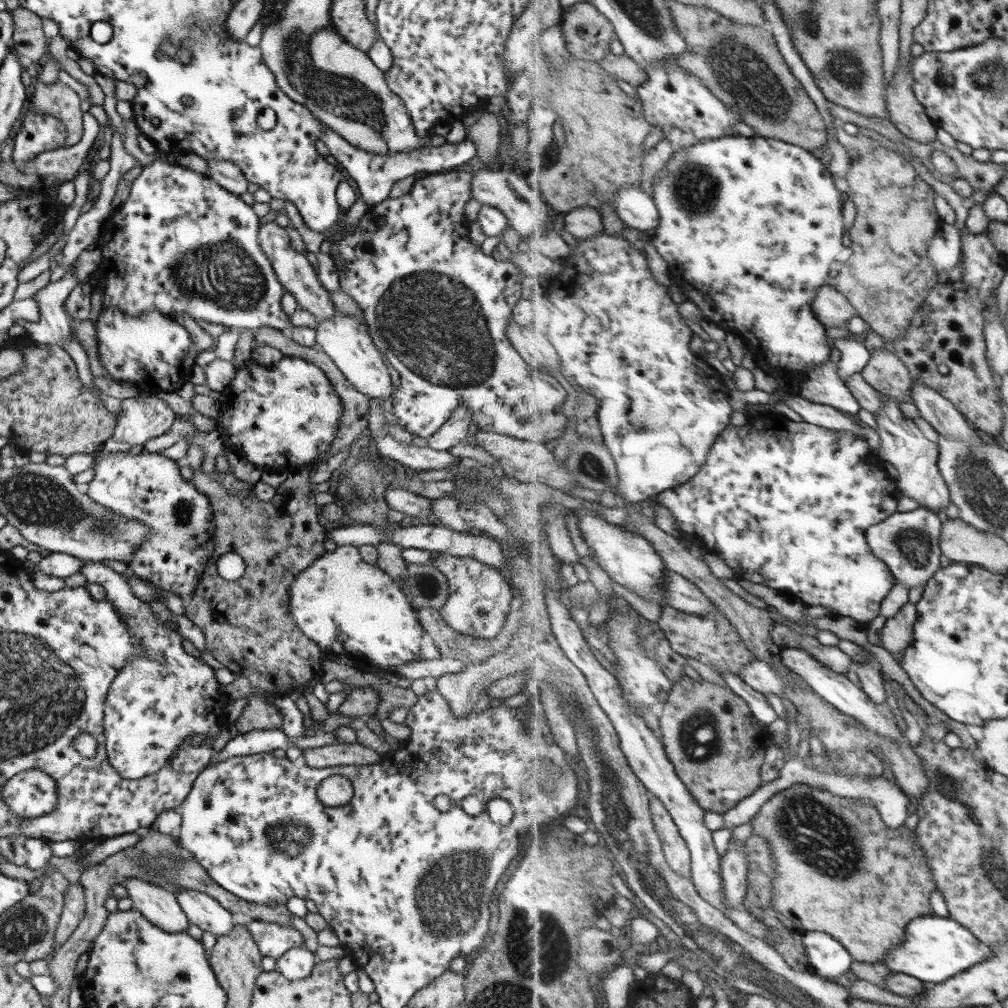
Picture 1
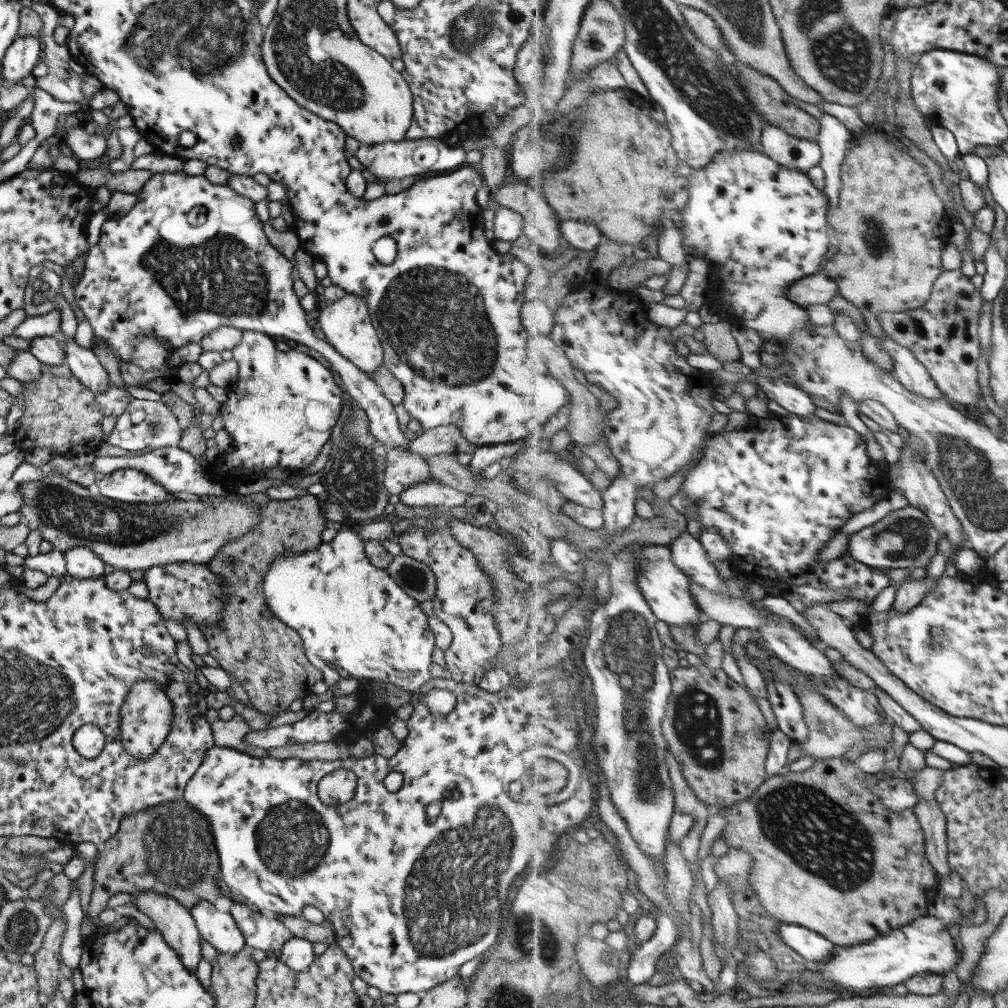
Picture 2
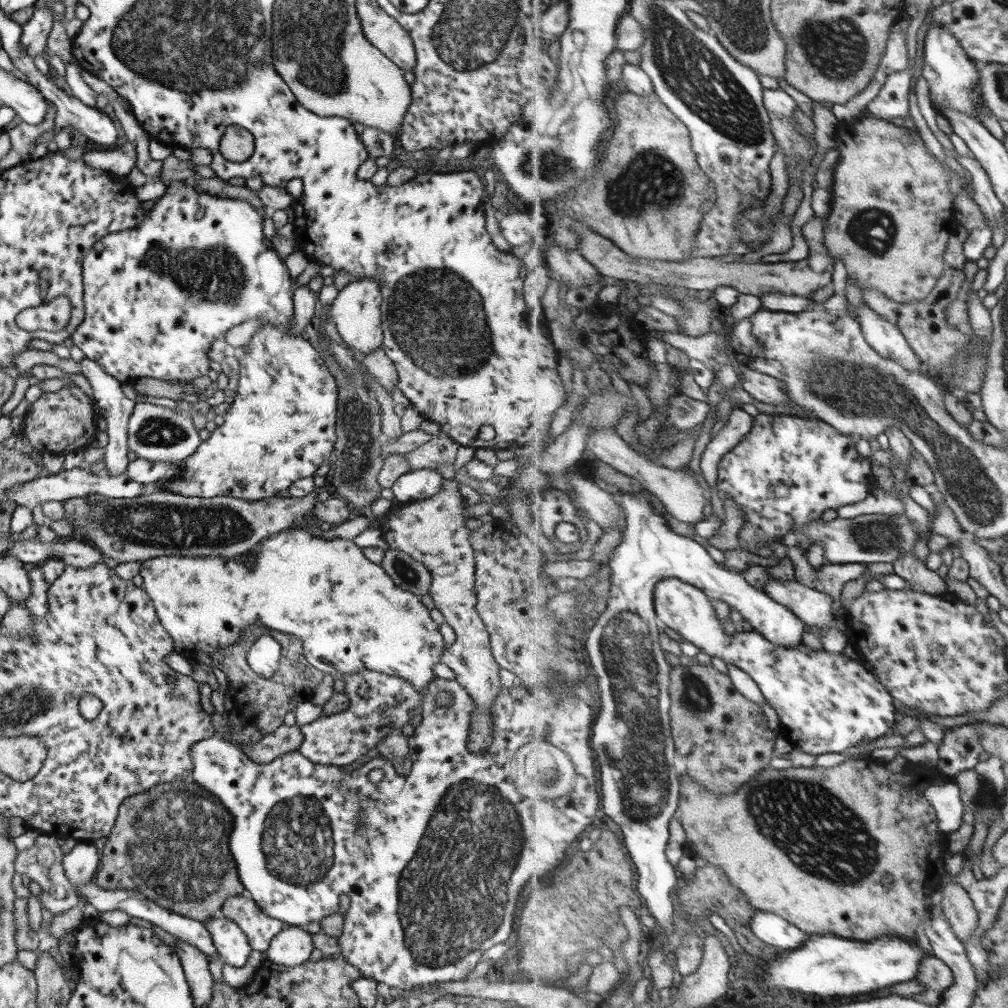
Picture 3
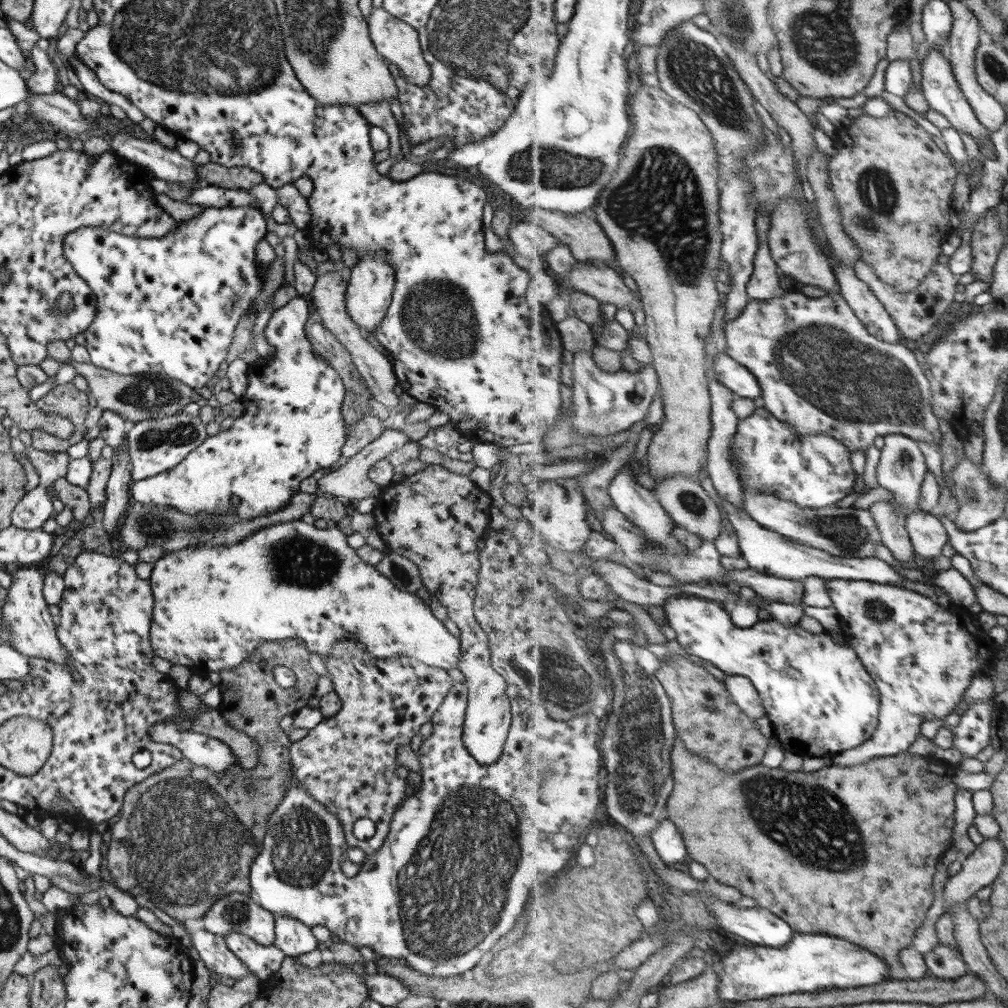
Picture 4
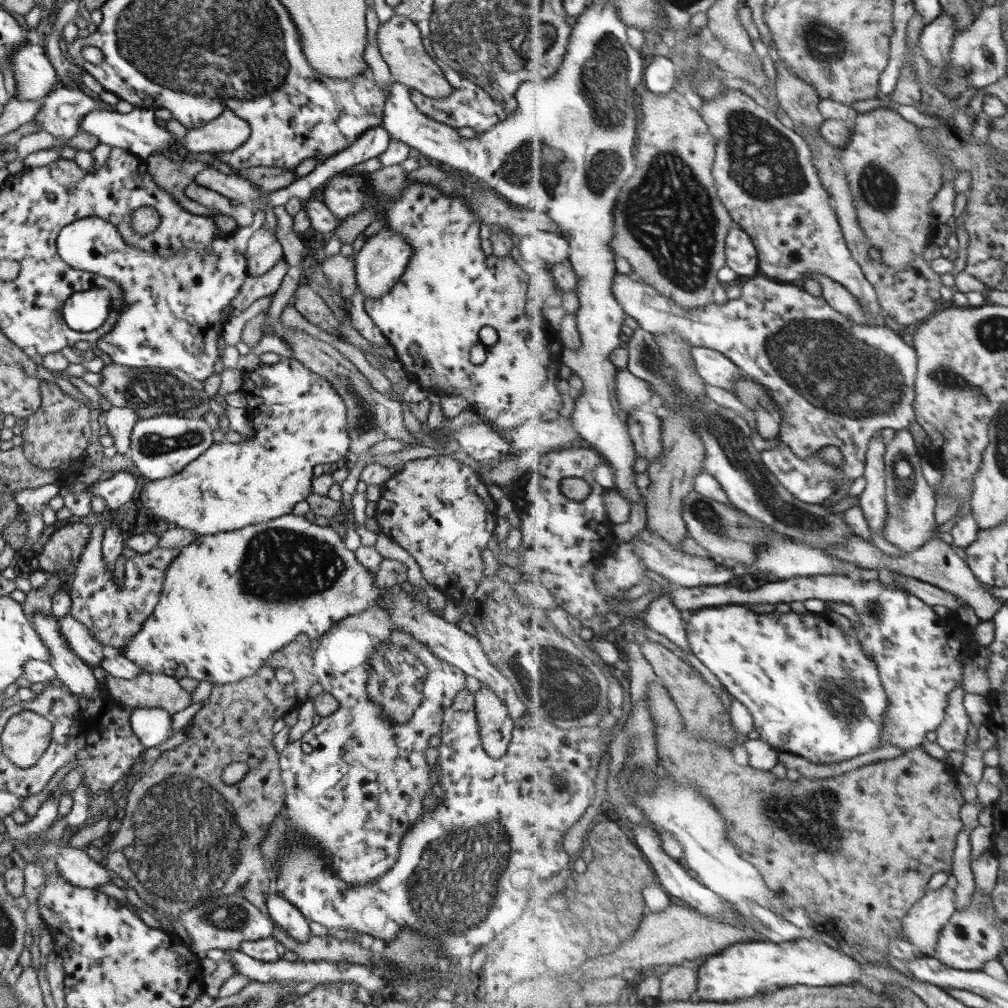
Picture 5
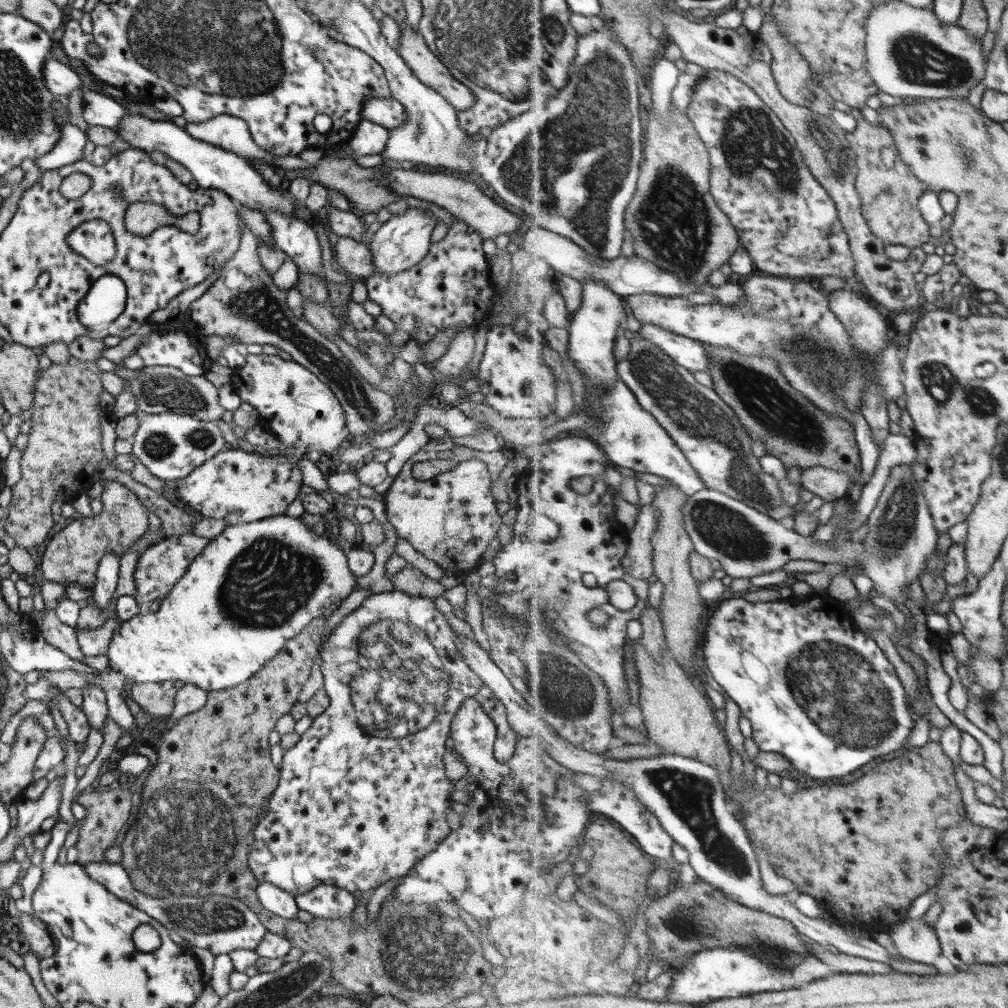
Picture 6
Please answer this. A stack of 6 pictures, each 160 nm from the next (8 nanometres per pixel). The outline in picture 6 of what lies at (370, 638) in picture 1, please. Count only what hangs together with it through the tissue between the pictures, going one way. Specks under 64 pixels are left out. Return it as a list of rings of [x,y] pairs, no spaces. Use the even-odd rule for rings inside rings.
[[[285,514],[262,518],[258,521],[239,523],[235,525],[227,525],[219,534],[212,539],[208,539],[207,544],[196,554],[187,566],[187,572],[171,587],[171,590],[160,600],[159,607],[155,612],[140,611],[137,615],[122,621],[118,629],[109,639],[107,656],[108,668],[98,670],[98,672],[77,672],[76,670],[64,671],[40,671],[40,676],[46,678],[52,686],[56,686],[59,690],[67,688],[81,688],[86,684],[98,686],[103,690],[107,698],[108,711],[107,716],[119,726],[124,732],[125,739],[135,732],[134,718],[131,716],[129,709],[124,703],[122,695],[123,680],[132,680],[134,683],[154,683],[161,681],[181,680],[184,684],[194,684],[206,691],[221,690],[251,678],[263,665],[267,664],[279,652],[279,649],[287,640],[298,634],[304,629],[314,618],[328,617],[338,607],[340,602],[354,590],[353,586],[358,577],[353,576],[349,572],[346,564],[346,556],[335,544],[331,543],[324,535],[318,535],[310,531],[297,517],[289,517]],[[457,634],[456,649],[468,667],[482,680],[482,684],[490,688],[493,696],[504,706],[506,721],[511,730],[521,737],[531,735],[534,740],[538,740],[541,736],[545,748],[555,761],[575,773],[599,777],[602,781],[605,779],[623,781],[623,785],[635,791],[635,795],[639,796],[639,801],[655,814],[659,822],[662,822],[663,829],[689,853],[688,864],[693,867],[698,878],[716,886],[730,899],[741,902],[751,909],[766,911],[779,918],[791,920],[791,923],[795,924],[798,931],[805,936],[824,946],[832,944],[841,953],[888,964],[895,962],[895,958],[907,960],[902,954],[885,949],[873,938],[861,937],[853,933],[853,929],[849,933],[841,926],[829,924],[819,917],[809,918],[791,904],[791,899],[787,895],[773,895],[763,888],[763,878],[759,872],[759,862],[753,852],[753,845],[749,837],[747,838],[747,832],[743,828],[744,824],[733,816],[733,809],[725,800],[727,796],[725,783],[717,769],[679,754],[663,755],[659,758],[632,759],[625,762],[619,760],[617,763],[612,763],[603,755],[577,746],[562,737],[558,731],[548,728],[543,712],[531,710],[523,697],[511,686],[510,680],[502,673],[502,670],[474,639]]]

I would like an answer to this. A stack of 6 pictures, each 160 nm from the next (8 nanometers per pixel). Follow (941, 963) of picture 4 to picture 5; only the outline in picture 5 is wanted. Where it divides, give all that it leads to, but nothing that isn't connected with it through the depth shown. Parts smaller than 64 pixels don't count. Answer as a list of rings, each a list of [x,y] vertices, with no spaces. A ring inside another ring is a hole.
[[[991,892],[976,893],[971,897],[971,905],[959,909],[956,906],[955,915],[940,932],[937,948],[933,956],[943,961],[947,966],[959,970],[979,970],[989,960],[999,959],[1001,950],[1005,949],[1005,942],[998,926],[998,912],[995,911],[994,898]]]

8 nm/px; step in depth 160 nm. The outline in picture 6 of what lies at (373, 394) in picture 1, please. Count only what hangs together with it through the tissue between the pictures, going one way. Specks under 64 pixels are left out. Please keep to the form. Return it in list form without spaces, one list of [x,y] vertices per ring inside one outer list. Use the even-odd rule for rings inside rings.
[[[407,208],[401,215],[391,216],[382,223],[373,238],[368,243],[374,274],[372,276],[387,276],[403,272],[416,265],[429,248],[429,235],[433,230],[431,212],[421,208]]]

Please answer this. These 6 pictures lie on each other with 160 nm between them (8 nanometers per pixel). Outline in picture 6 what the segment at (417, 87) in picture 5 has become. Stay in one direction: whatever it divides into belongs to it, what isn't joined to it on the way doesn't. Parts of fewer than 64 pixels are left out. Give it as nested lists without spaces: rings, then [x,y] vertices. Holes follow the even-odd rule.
[[[406,20],[397,25],[400,35],[395,51],[403,59],[412,75],[419,80],[419,83],[433,89],[437,95],[441,95],[457,111],[471,108],[475,102],[472,92],[464,84],[459,83],[448,71],[448,68],[443,66],[442,61],[428,49],[420,33],[414,32]]]

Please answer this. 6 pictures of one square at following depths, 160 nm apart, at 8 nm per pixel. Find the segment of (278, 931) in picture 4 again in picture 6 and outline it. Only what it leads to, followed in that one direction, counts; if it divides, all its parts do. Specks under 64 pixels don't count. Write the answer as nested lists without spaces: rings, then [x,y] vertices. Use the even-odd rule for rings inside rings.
[[[259,882],[255,892],[260,906],[270,914],[285,921],[296,919],[298,909],[292,894],[267,882]]]

